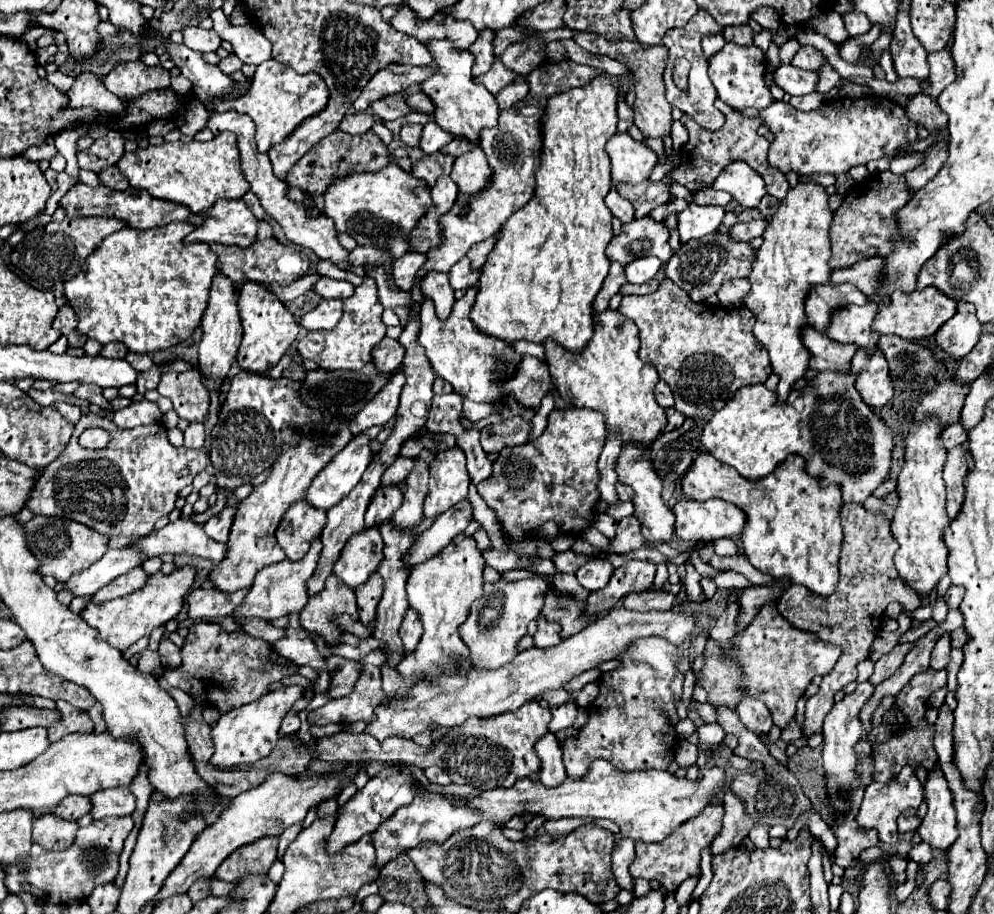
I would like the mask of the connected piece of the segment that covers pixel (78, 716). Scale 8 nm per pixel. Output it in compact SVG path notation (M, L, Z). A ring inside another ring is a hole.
M57 701L57 709L61 711L61 719L49 727L49 741L55 743L69 733L91 733L93 723L85 711L67 705L65 701Z

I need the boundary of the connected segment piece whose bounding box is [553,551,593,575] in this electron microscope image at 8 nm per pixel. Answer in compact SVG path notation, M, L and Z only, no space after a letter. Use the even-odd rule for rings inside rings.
M563 551L563 553L557 553L553 563L557 567L557 571L561 573L577 573L581 565L585 565L587 561L591 561L593 557L583 557L583 555L575 555L573 551Z

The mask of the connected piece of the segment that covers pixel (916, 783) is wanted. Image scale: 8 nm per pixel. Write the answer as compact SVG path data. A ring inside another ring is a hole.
M903 767L901 773L891 779L889 783L877 783L873 781L867 789L865 789L865 797L857 815L857 823L865 829L877 829L879 831L879 839L887 845L895 845L899 841L899 831L897 831L897 817L905 811L905 809L919 809L919 805L923 803L923 785L915 775L915 769L911 767Z

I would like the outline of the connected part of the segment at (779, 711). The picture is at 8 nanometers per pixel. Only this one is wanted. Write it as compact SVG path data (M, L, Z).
M767 603L761 607L761 611L755 615L751 625L747 629L733 637L733 647L729 653L729 659L721 659L719 647L705 647L705 667L701 669L699 683L707 689L709 697L707 701L715 705L729 705L735 707L743 693L761 699L771 715L775 725L781 729L791 721L795 715L795 705L799 697L805 693L807 685L815 675L829 673L837 659L841 655L841 649L837 645L819 641L815 633L807 633L803 629L795 629L779 611L775 603Z

